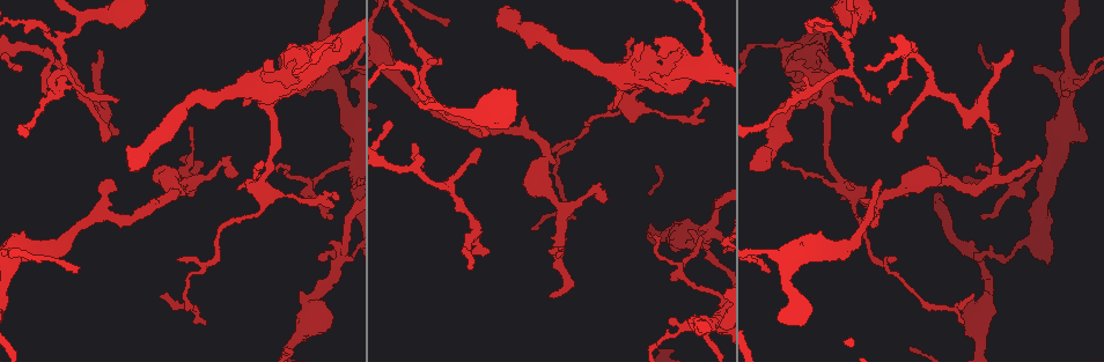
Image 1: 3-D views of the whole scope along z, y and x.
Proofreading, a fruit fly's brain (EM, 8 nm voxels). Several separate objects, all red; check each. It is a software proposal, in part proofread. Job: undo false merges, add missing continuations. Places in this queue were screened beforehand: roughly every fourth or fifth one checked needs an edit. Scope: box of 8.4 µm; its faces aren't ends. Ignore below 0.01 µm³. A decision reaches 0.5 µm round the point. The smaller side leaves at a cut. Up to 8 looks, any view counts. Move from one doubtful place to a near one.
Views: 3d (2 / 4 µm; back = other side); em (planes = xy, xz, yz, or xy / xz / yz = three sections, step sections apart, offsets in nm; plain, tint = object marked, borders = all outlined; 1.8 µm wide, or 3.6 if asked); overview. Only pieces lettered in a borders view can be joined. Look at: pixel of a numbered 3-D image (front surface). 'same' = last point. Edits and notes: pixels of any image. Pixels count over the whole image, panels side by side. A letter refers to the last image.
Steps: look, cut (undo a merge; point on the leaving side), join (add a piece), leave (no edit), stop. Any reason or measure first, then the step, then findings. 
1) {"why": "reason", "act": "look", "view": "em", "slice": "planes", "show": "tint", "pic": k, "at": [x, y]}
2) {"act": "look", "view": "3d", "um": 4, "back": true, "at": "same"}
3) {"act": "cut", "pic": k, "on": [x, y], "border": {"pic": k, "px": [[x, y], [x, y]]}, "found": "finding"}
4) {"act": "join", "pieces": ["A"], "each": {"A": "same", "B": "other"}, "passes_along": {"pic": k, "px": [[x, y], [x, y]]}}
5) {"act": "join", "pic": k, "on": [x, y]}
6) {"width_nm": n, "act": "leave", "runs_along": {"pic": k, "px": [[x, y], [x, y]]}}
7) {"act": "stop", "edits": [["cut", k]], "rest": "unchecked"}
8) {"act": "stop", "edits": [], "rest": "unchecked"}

{"why": "end of a long branch", "act": "look", "view": "em", "slice": "planes", "show": "tint", "pic": 1, "at": [450, 20]}

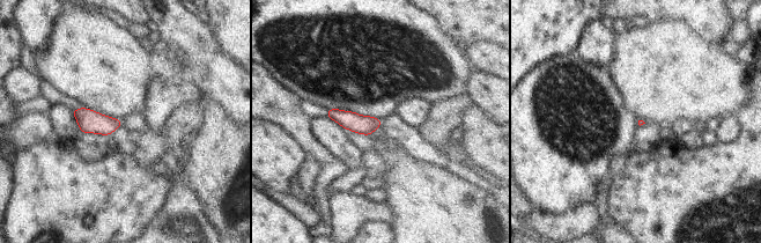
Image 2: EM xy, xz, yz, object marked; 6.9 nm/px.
{"why": "see the neighbours", "act": "look", "view": "em", "slice": "planes", "show": "borders", "at": "same"}

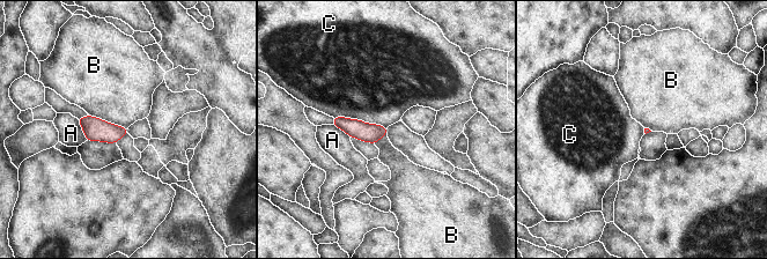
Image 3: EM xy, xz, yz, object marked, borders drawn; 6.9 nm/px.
{"act": "leave", "each": {"A": "other", "B": "other", "C": "other"}, "border": {"pic": 3, "px": [[333, 117], [358, 118], [386, 128]]}, "found": "no lettered piece goes on from it"}

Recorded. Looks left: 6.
{"act": "look", "view": "3d", "um": 2, "pic": 1, "at": [561, 208]}

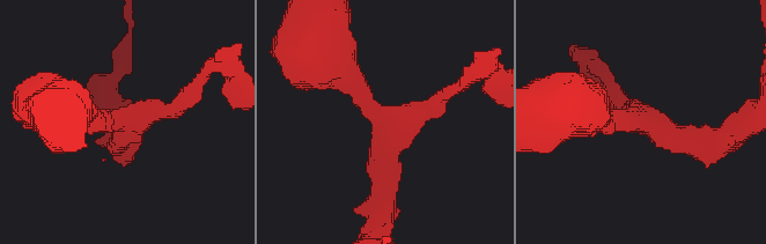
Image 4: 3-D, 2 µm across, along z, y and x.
{"arms": 3, "act": "look", "view": "em", "slice": "planes", "show": "borders", "pic": 4, "at": [129, 120]}

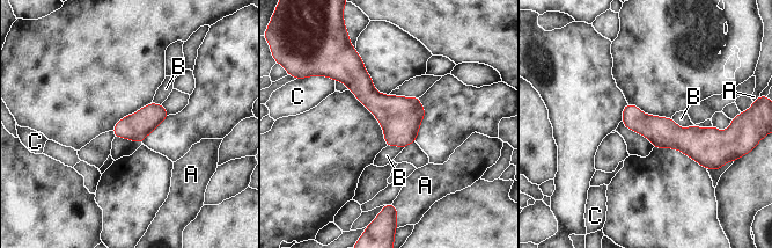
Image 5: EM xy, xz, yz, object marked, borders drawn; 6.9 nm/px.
{"act": "leave", "each": {"A": "other", "B": "other", "C": "other"}, "runs_along": {"pic": 5, "px": [[625, 112], [674, 137], [717, 133]]}, "found": "continuous, no second cell"}

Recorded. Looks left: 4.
{"why": "three arms meet", "act": "look", "view": "3d", "um": 2, "pic": 1, "at": [425, 101]}

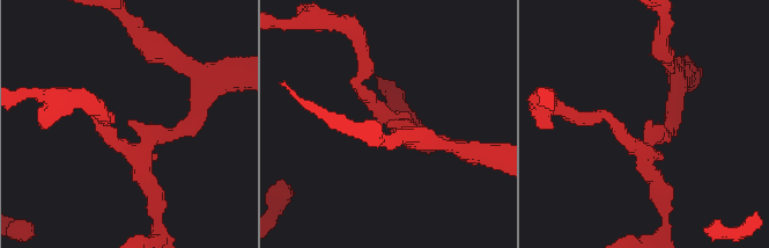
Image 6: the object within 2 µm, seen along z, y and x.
{"arms": 3, "act": "look", "view": "em", "slice": "planes", "show": "borders", "pic": 6, "at": [649, 154]}

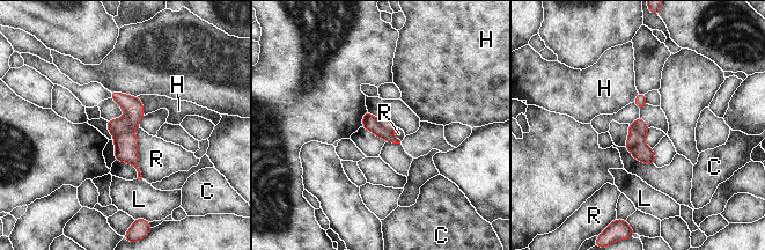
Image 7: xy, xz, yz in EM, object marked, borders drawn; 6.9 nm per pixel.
{"act": "cut", "pic": 7, "on": [117, 126], "each": {"C": "other", "H": "other", "L": "other", "R": "other"}, "found": "a second cell is stuck on"}

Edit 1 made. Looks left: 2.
{"act": "stop", "edits": [["cut", 7]], "rest": "unchecked"}

